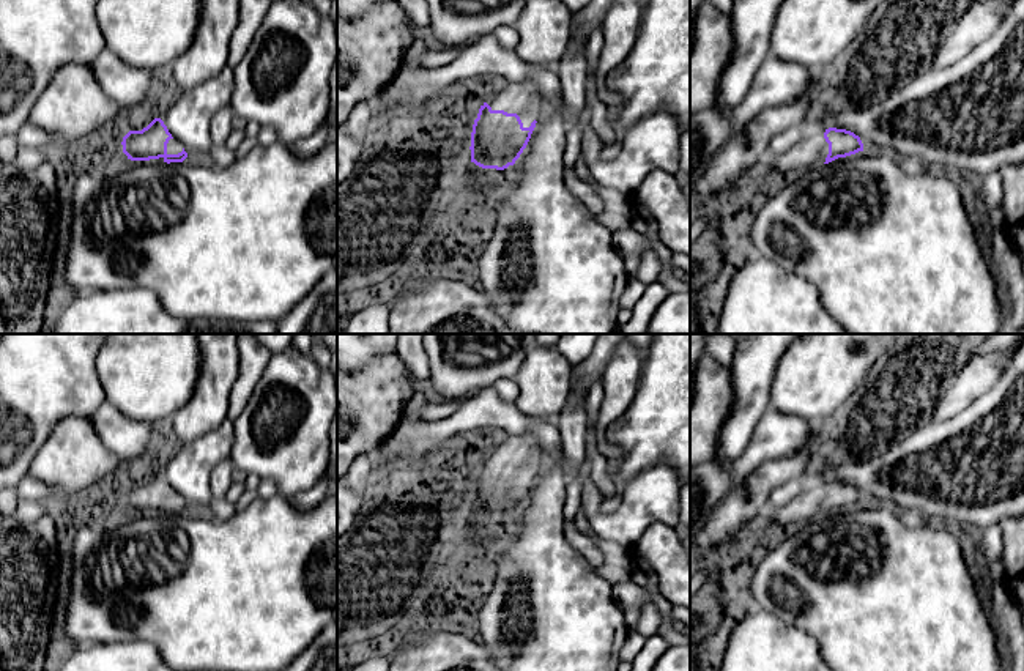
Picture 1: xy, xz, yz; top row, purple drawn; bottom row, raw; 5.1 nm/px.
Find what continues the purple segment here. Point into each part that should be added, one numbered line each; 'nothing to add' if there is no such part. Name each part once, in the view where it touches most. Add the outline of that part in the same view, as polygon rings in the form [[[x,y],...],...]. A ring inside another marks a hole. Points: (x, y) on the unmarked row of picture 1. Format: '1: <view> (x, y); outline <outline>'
1: xz (525, 452); outline [[[529,433],[520,436],[499,436],[488,449],[487,457],[492,463],[517,466],[523,480],[529,480],[537,471],[545,450],[542,444]]]

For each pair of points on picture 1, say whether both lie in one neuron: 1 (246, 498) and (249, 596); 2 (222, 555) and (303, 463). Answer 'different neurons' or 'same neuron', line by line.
1: different neurons
2: different neurons

